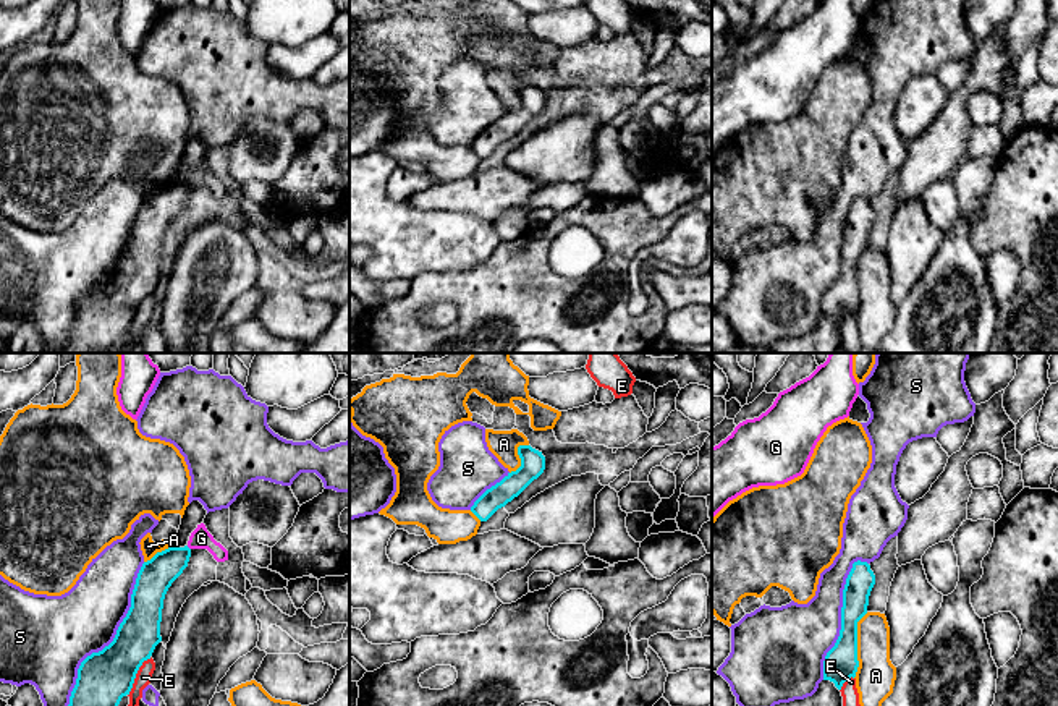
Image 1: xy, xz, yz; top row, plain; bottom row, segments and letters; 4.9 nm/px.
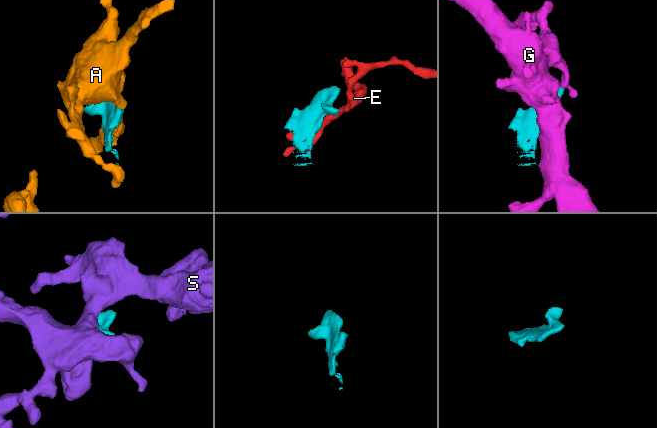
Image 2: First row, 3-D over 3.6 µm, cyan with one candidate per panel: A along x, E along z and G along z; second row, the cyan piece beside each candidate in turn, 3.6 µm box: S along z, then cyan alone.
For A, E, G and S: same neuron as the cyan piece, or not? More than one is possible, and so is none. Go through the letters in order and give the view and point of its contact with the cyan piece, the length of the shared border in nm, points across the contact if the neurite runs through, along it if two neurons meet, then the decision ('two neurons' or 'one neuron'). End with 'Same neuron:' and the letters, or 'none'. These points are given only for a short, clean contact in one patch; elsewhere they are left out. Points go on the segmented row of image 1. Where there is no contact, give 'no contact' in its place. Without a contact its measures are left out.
A: meets cyan in yz at (856, 645); contact 340 nm long; two neurons
E: meets cyan in xy at (135, 676); contact 220 nm long; two neurons
G: meets cyan in xy at (188, 548); contact 30 nm long; border along xy (186, 546), (190, 549); two neurons
S: meets cyan in xy at (114, 638); contact 800 nm long; two neurons
Same neuron: none

